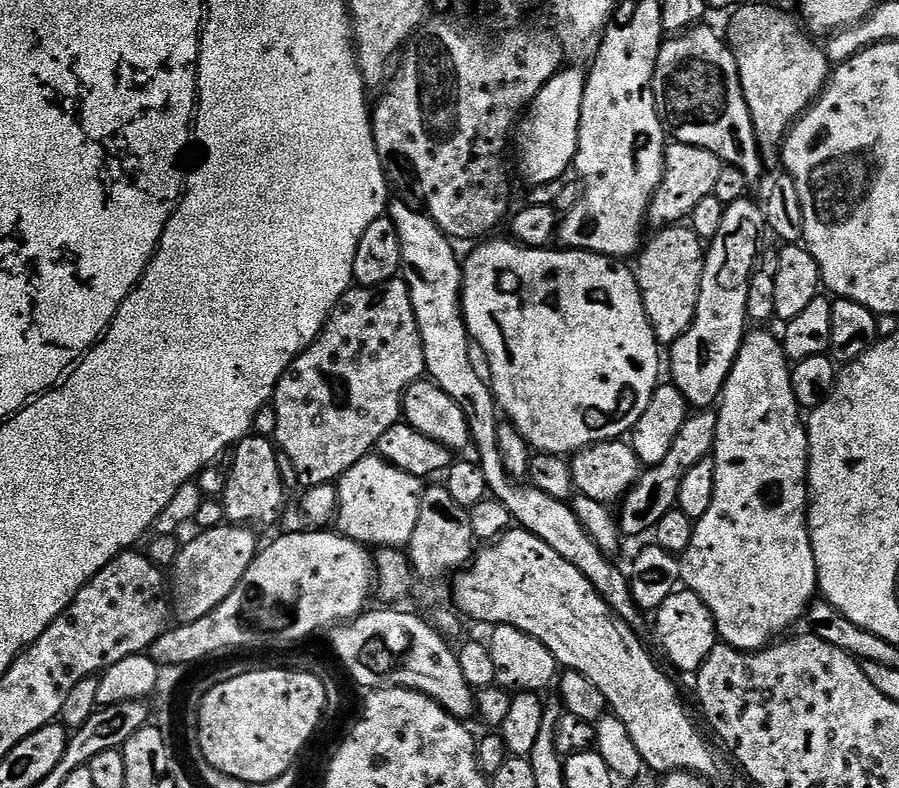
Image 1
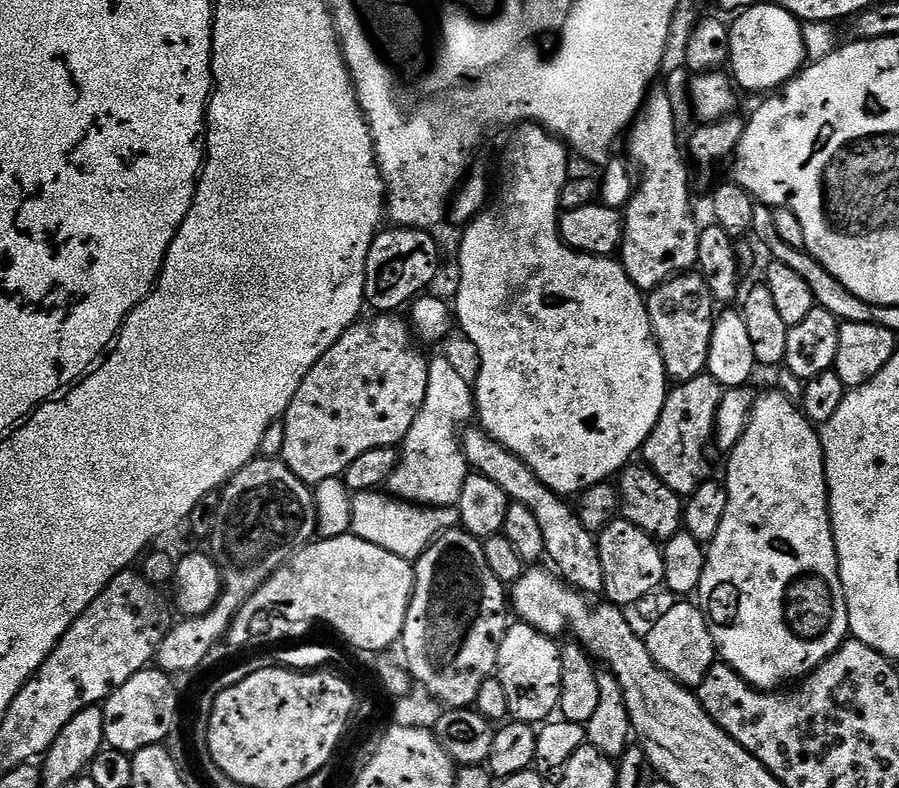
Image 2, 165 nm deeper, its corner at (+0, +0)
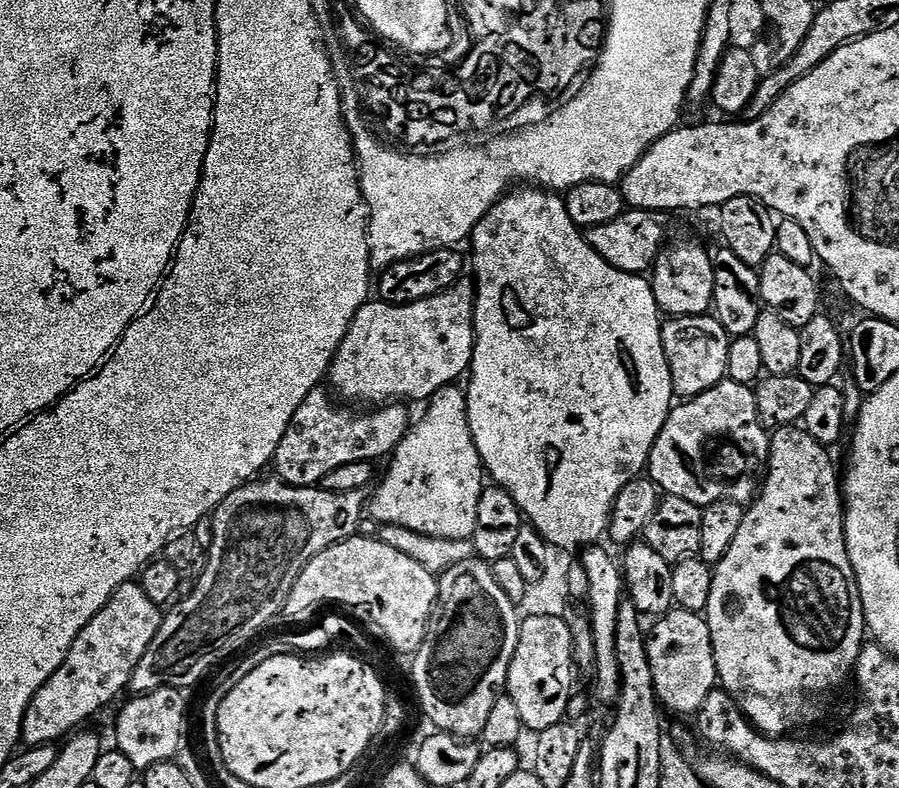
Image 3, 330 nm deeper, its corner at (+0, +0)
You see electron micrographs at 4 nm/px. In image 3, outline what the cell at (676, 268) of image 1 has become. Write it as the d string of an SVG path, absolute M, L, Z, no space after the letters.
M715 315L673 316L663 321L660 333L666 362L670 366L672 390L677 397L698 396L726 379L730 337Z

